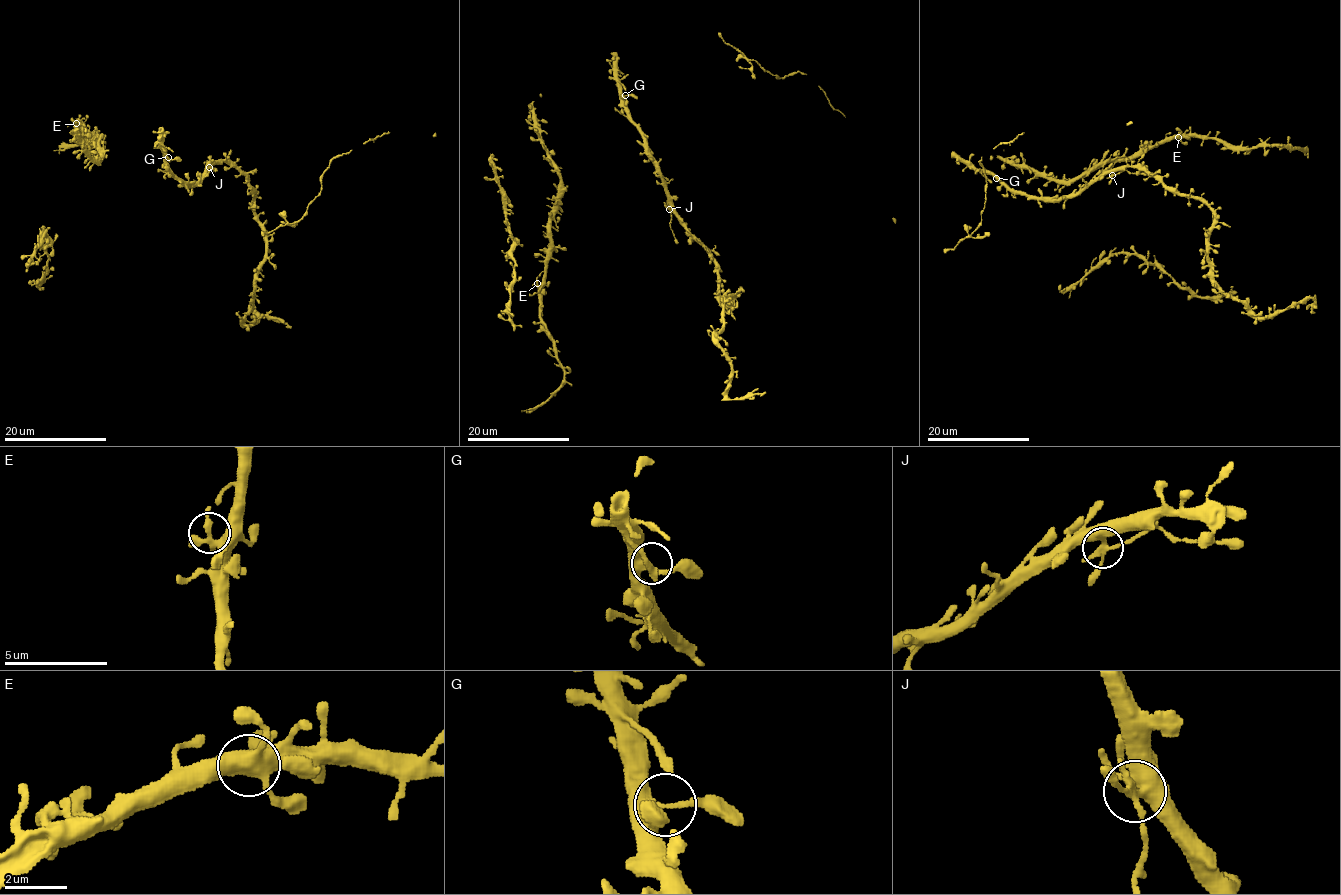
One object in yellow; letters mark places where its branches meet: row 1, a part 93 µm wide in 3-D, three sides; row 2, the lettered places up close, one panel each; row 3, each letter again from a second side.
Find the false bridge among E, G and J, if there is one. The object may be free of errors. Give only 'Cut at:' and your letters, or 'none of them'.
Cut at: J

